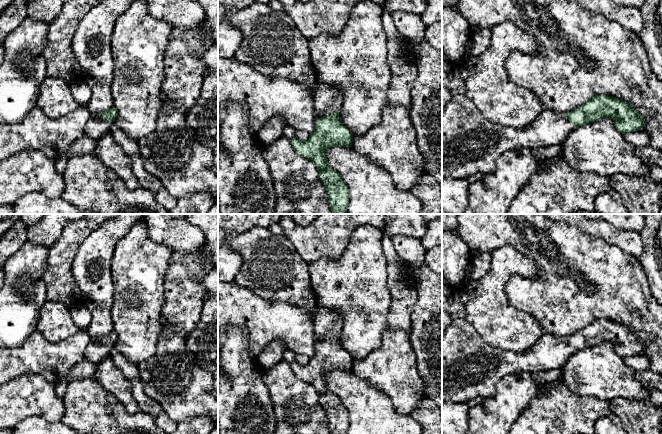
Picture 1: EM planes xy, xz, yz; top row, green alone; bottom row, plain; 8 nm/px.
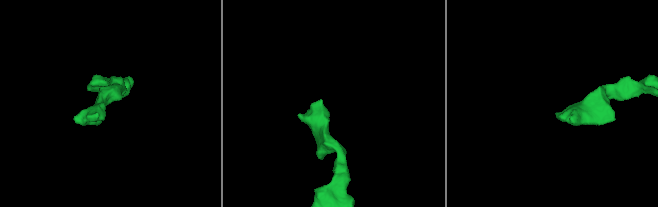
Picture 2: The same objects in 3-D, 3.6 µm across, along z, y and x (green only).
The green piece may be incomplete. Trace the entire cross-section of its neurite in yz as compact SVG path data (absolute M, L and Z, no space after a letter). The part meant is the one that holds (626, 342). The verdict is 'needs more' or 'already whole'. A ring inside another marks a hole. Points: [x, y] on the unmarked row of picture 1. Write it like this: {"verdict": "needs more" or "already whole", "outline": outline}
{"verdict": "needs more", "outline": "M442 285L442 309L446 310L451 315L452 319L451 324L442 335L442 403L447 401L452 401L454 403L468 402L478 397L483 399L491 398L496 395L498 384L503 377L515 375L520 372L529 372L533 374L540 371L561 369L576 351L593 347L605 341L611 342L614 345L616 353L623 358L640 355L646 349L643 340L626 325L609 319L596 319L567 338L545 333L532 347L516 353L514 351L493 347L481 338L473 325L466 320L465 305L462 301L458 287Z"}

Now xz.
{"verdict": "needs more", "outline": "M317 304L313 314L315 354L307 364L293 362L290 367L297 378L310 384L319 395L331 434L347 434L349 413L328 387L325 375L334 370L352 371L353 357L342 347L339 335L343 318L337 311Z"}

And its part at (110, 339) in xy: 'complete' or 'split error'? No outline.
split error

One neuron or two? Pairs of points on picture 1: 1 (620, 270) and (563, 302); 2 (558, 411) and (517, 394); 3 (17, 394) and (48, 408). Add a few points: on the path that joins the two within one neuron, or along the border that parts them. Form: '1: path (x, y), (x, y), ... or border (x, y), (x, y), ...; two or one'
1: path (606, 280), (587, 280), (577, 288); one
2: border (546, 384), (517, 418); two
3: path (25, 395), (33, 395), (40, 400); one

